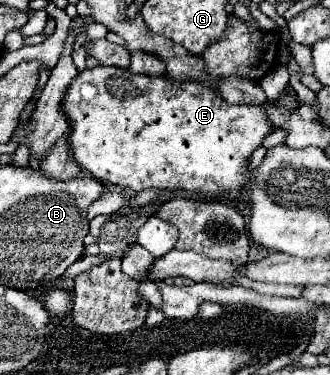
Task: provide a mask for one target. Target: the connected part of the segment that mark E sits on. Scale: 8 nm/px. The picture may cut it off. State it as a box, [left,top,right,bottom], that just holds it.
[61,67,273,197]

